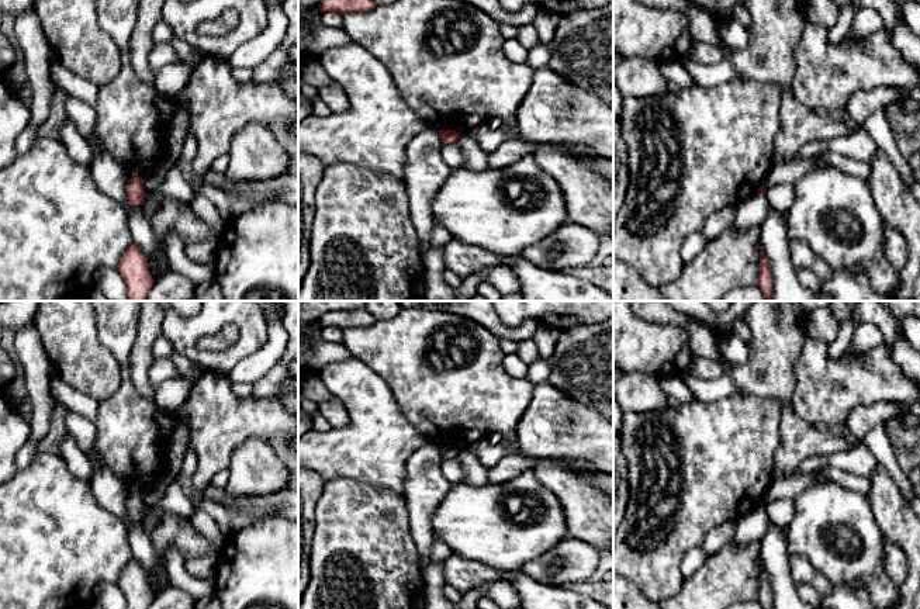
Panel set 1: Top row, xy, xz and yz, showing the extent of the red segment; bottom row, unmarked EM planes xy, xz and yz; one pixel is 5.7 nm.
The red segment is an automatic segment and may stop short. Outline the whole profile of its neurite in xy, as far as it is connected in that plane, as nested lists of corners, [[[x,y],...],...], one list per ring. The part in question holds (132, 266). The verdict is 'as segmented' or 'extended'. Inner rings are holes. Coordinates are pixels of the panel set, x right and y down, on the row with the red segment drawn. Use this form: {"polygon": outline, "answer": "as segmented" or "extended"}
{"polygon": [[[135,242],[124,252],[115,269],[127,284],[128,301],[146,301],[155,280],[151,276],[143,252]]], "answer": "as segmented"}

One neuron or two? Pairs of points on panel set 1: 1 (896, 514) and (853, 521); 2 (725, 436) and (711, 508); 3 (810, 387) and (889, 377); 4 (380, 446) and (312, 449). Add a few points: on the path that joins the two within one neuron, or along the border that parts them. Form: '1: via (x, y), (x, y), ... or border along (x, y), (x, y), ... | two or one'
1: border along (867, 495), (881, 537), (885, 542) | two
2: via (720, 454), (711, 464), (711, 490) | one
3: via (830, 387), (853, 380), (870, 379) | one
4: via (363, 449), (329, 449) | one

